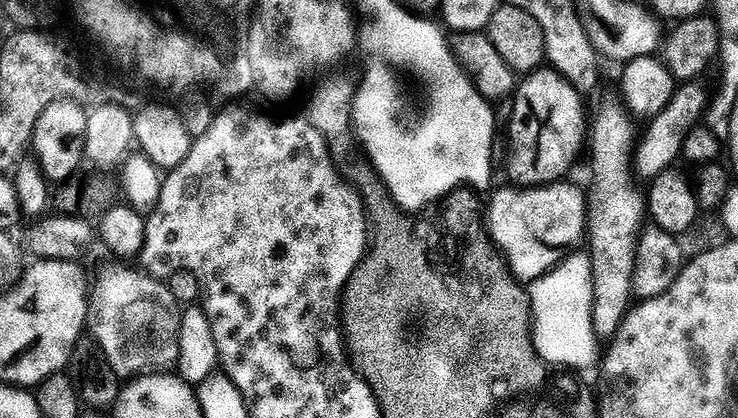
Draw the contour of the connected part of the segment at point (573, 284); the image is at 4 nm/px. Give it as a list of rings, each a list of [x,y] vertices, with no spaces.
[[[576,253],[570,257],[568,255],[563,259],[562,264],[555,265],[541,279],[531,283],[527,289],[529,298],[531,298],[532,320],[534,323],[533,339],[536,350],[542,359],[549,360],[552,365],[563,368],[571,368],[576,364],[584,362],[584,346],[580,344],[578,331],[575,330],[571,321],[566,322],[566,309],[572,310],[576,314],[582,314],[588,308],[588,302],[594,302],[593,294],[593,272],[592,272],[592,257],[589,253]]]

